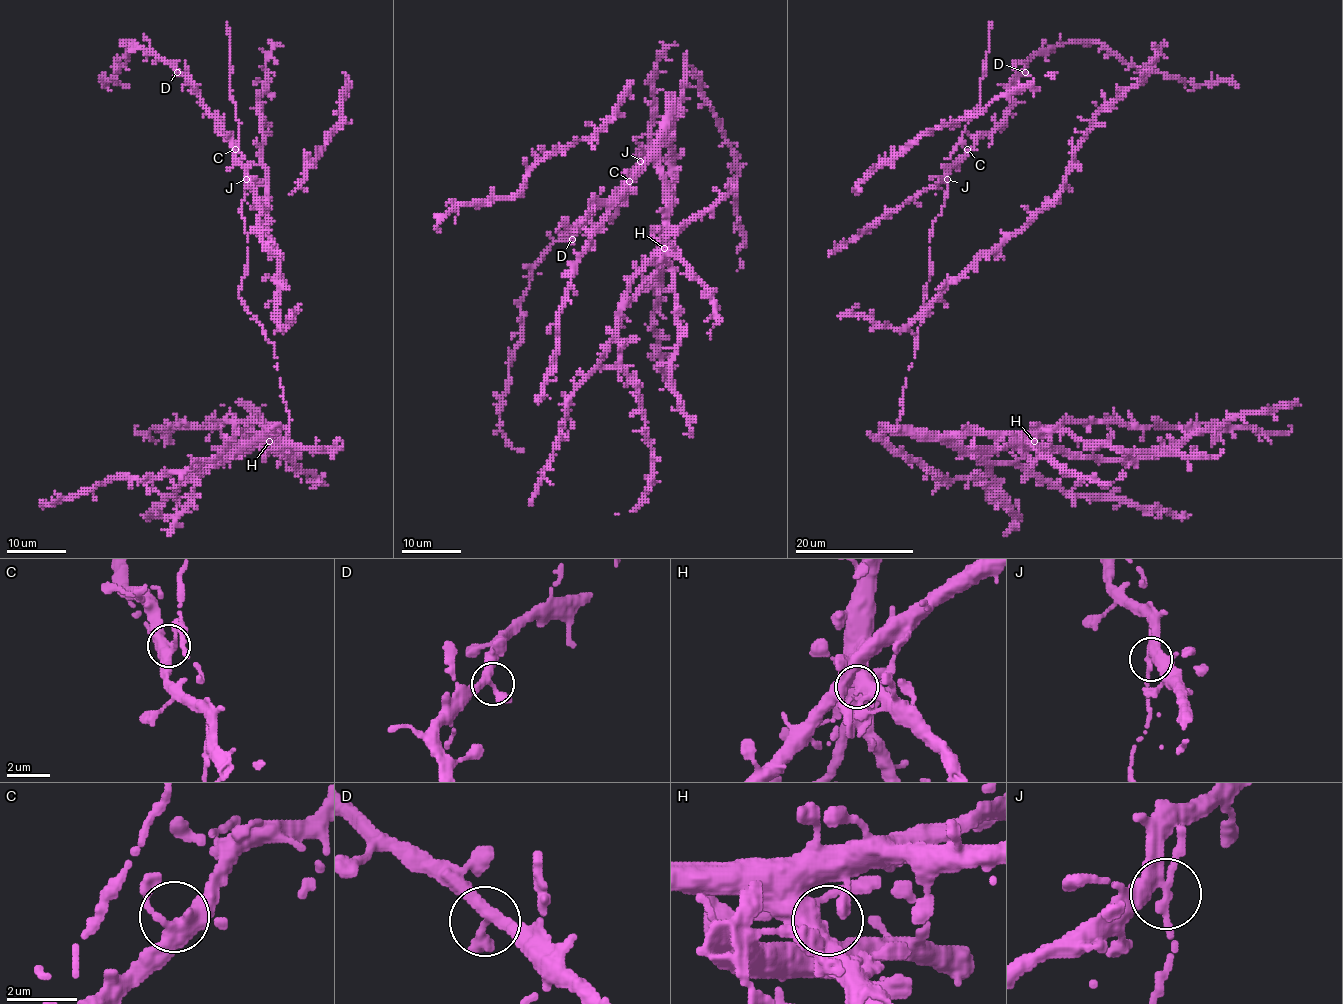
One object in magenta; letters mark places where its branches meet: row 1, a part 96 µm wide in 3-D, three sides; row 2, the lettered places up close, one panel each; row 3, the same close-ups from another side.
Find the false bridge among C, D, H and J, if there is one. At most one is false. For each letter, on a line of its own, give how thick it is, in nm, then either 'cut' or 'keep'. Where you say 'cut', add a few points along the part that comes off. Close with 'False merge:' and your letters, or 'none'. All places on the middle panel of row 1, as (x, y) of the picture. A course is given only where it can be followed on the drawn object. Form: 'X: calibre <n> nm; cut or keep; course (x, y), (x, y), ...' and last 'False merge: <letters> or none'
C: calibre 360 nm; keep
D: calibre 320 nm; keep
H: calibre 400 nm; keep
J: calibre 280 nm; keep
False merge: none

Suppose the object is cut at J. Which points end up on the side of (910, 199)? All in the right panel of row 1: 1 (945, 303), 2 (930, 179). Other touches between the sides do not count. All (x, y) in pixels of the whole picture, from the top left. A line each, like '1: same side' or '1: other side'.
1: same side
2: same side

